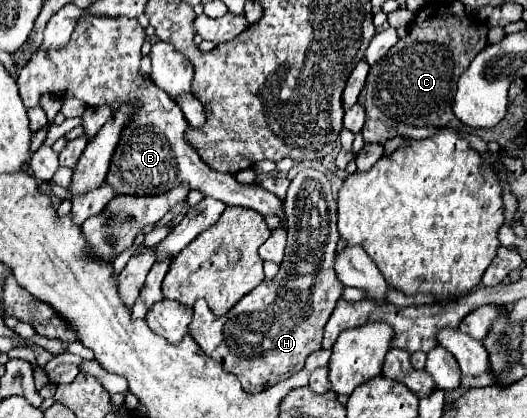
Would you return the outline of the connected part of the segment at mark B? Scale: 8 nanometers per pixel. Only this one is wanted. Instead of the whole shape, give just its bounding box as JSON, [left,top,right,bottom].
[18,16,286,228]

